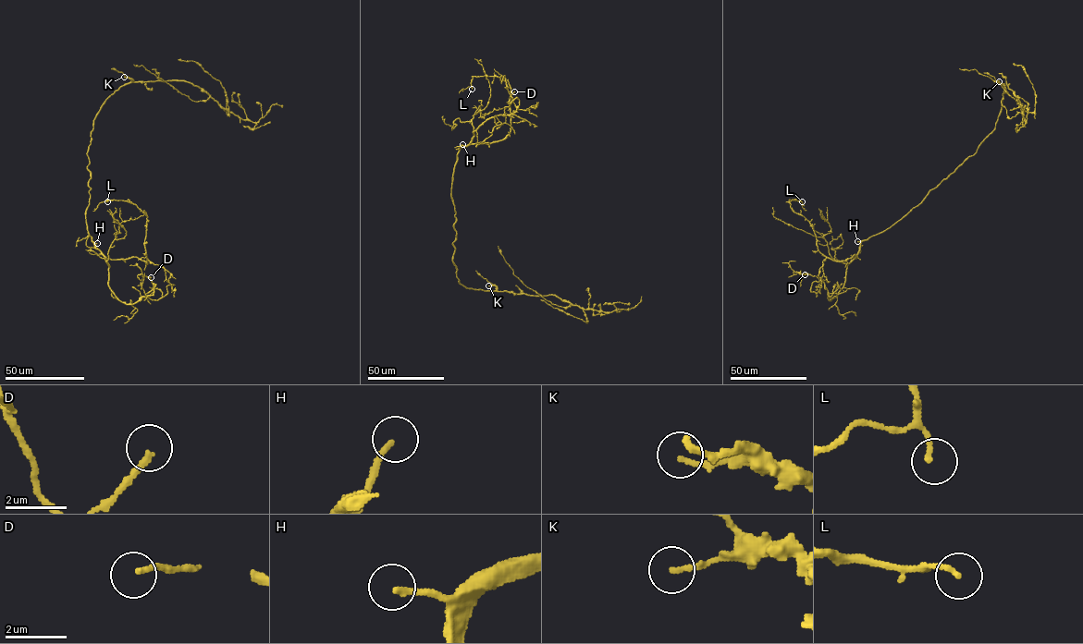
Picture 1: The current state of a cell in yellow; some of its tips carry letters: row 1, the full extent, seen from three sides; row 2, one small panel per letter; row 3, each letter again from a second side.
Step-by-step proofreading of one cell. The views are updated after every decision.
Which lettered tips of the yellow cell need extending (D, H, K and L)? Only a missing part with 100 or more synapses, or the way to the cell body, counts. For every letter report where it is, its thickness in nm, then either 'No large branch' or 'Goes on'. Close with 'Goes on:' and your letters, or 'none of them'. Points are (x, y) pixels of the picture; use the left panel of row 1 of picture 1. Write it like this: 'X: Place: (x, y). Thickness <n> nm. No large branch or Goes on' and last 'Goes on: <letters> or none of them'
D: Place: (151, 277). Thickness 180 nm. No large branch
H: Place: (97, 243). Thickness 190 nm. Goes on
K: Place: (124, 77). Thickness 150 nm. No large branch
L: Place: (107, 201). Thickness 160 nm. No large branch
Goes on: H

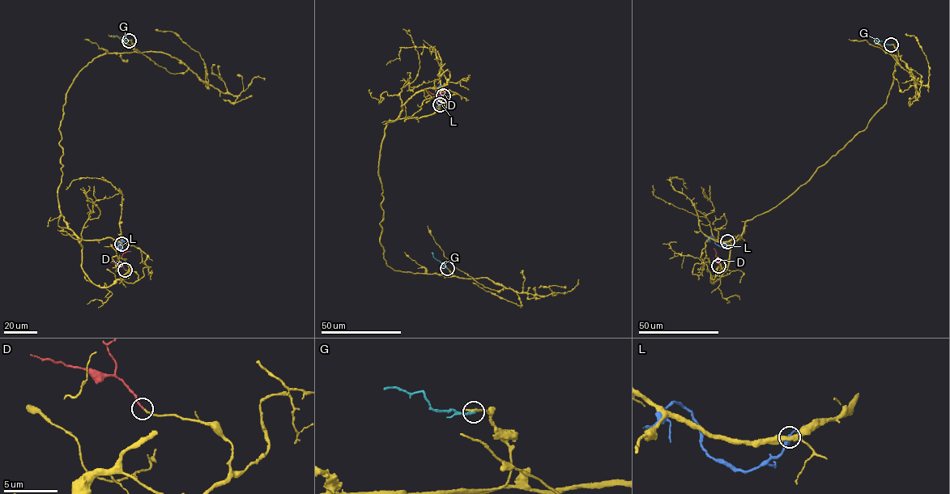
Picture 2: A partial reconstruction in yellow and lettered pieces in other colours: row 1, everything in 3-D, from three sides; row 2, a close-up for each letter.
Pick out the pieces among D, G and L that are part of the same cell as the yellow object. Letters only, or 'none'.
D

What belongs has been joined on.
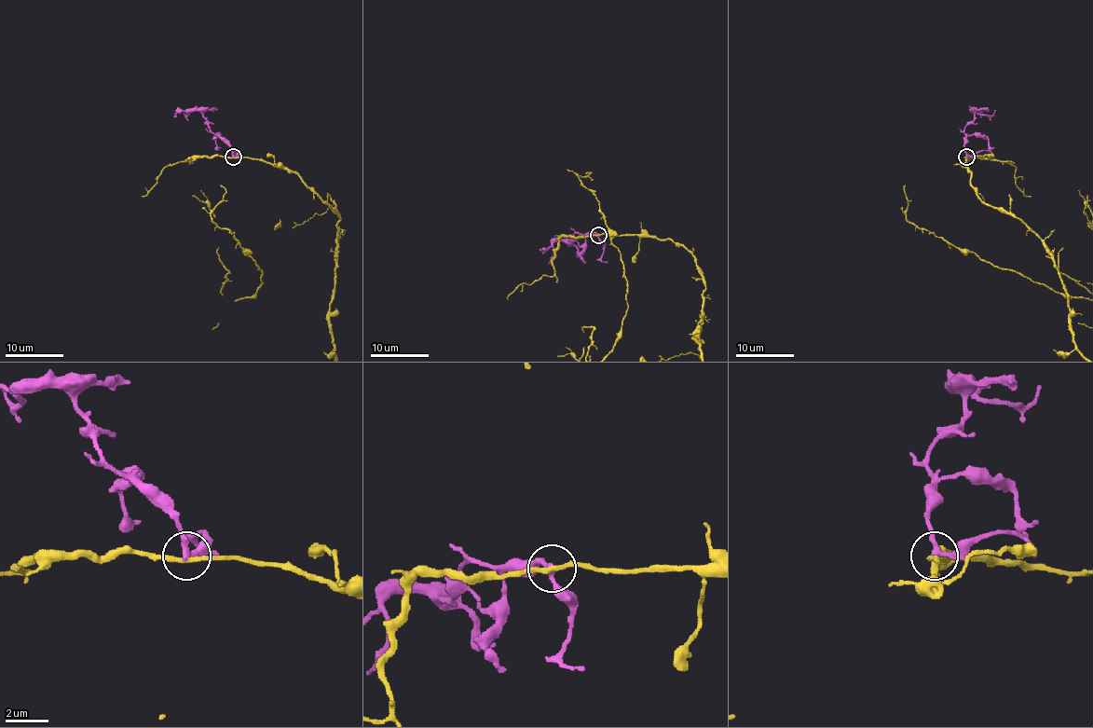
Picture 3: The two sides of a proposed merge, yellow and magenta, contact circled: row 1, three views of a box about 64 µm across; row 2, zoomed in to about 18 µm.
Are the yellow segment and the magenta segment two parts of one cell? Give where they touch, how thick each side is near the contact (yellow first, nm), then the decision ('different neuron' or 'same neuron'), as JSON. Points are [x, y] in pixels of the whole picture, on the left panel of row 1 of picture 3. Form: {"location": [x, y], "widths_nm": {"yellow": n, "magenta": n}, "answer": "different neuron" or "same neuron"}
{"location": [233, 157], "widths_nm": {"yellow": 240, "magenta": 240}, "answer": "different neuron"}

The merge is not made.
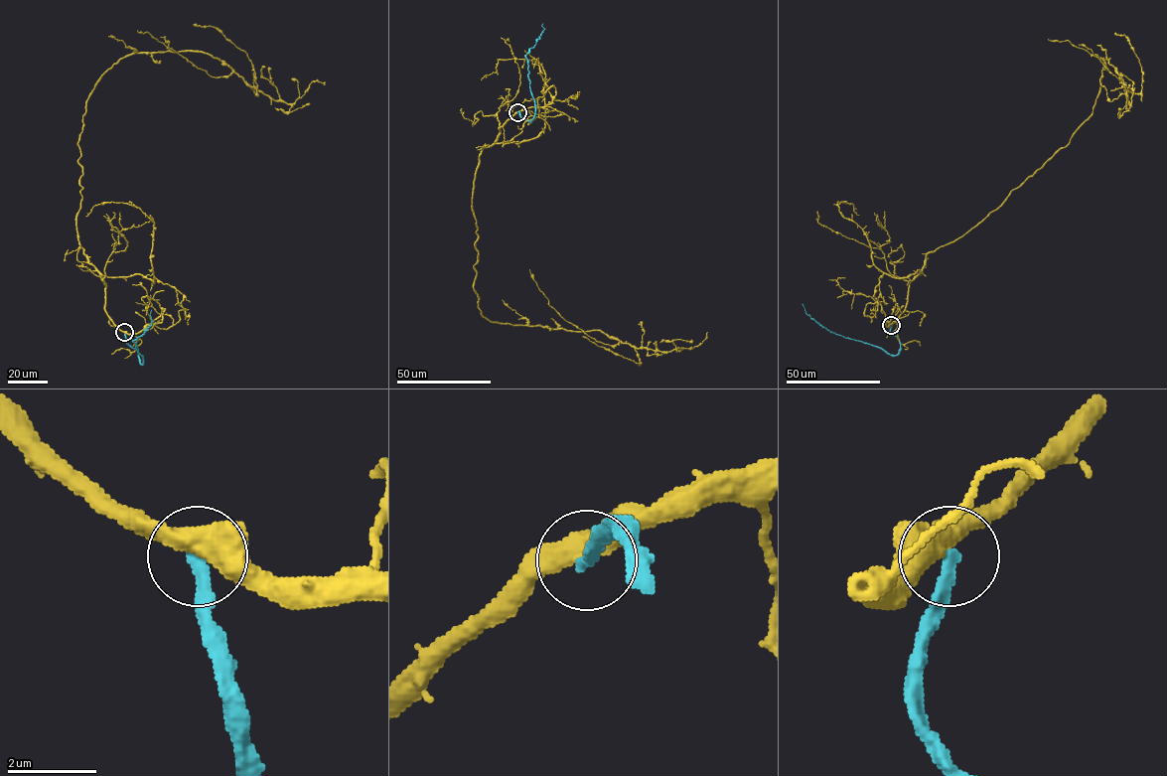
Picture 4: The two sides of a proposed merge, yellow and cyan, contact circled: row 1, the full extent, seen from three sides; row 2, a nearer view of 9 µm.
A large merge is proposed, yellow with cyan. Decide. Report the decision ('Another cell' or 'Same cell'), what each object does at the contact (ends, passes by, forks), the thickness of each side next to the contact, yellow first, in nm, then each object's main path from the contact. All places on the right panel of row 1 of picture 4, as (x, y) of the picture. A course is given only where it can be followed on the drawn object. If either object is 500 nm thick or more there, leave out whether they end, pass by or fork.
Another cell. Thickness 500 nm (yellow) against 300 nm. Course of yellow: (892, 325), (925, 256), (995, 210), (1092, 114), (1104, 60), (1124, 82), (1087, 51), (1048, 39). Course of cyan: (892, 325), (890, 333), (900, 344), (896, 355), (823, 327), (805, 313), (802, 303)

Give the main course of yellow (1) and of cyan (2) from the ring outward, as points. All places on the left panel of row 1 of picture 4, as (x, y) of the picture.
1: (124, 332), (78, 239), (90, 92), (136, 53), (203, 51), (232, 72), (210, 76), (137, 30)
2: (124, 332), (127, 343), (137, 352), (143, 364), (143, 357), (133, 341), (151, 325), (151, 310)

